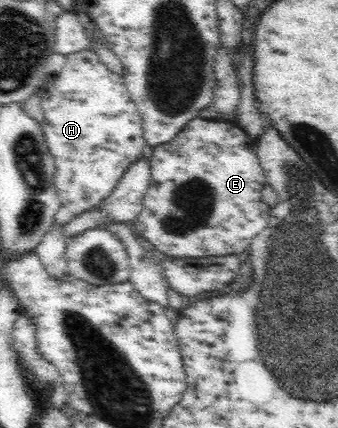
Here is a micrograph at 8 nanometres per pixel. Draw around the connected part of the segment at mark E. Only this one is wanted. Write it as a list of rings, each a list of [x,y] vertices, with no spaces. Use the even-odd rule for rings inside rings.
[[[195,118],[192,119],[178,133],[177,138],[168,141],[168,143],[160,143],[156,147],[149,147],[148,150],[154,150],[152,159],[149,159],[150,171],[152,171],[152,179],[150,185],[143,198],[143,209],[139,212],[138,219],[134,219],[133,229],[140,231],[148,241],[150,246],[158,249],[162,253],[171,257],[206,257],[206,255],[243,255],[250,245],[250,239],[254,239],[254,235],[258,235],[258,231],[266,227],[266,223],[270,221],[270,207],[264,203],[262,199],[262,190],[266,185],[266,176],[262,174],[262,166],[259,157],[254,153],[256,141],[251,139],[246,131],[235,122],[224,120],[207,120]]]

